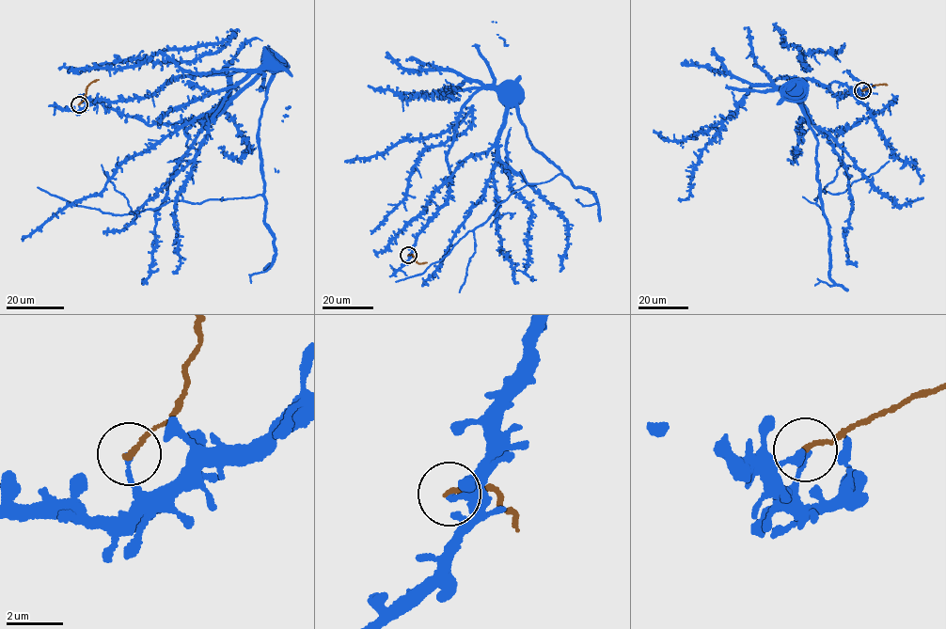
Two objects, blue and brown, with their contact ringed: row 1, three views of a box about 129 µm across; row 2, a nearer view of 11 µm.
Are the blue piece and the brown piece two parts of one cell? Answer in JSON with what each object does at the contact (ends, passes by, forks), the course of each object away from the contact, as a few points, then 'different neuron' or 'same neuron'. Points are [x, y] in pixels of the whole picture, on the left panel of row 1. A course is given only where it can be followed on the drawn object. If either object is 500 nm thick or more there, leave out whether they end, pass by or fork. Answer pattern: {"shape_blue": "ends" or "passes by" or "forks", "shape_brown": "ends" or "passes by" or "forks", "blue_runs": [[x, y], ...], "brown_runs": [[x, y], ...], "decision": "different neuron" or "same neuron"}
{"shape_blue": "ends", "shape_brown": "ends", "blue_runs": [[79, 104], [143, 98], [187, 75], [264, 68], [272, 72], [260, 119], [264, 194], [118, 214], [38, 187]], "brown_runs": [[79, 104], [87, 86], [98, 80]], "decision": "different neuron"}

